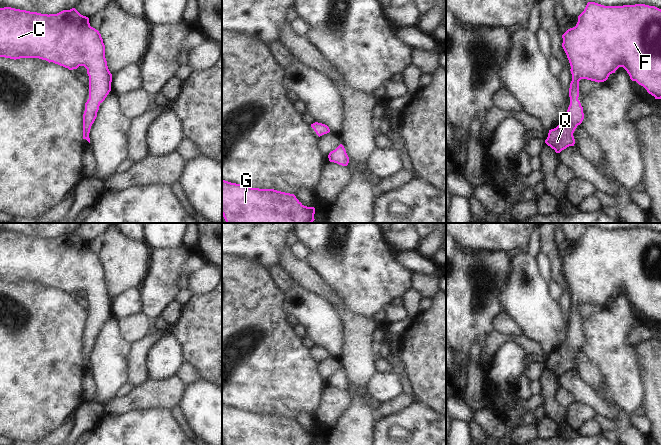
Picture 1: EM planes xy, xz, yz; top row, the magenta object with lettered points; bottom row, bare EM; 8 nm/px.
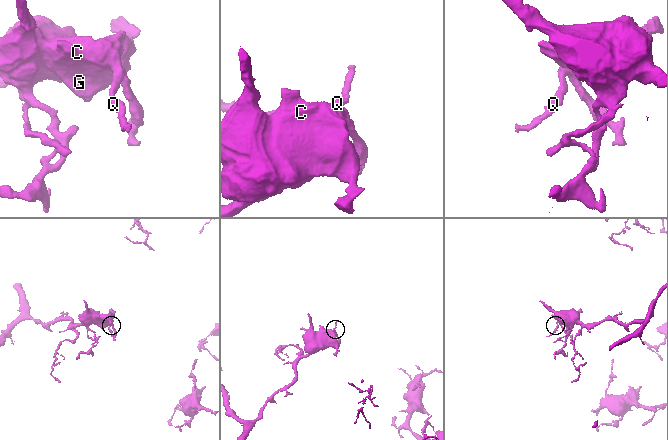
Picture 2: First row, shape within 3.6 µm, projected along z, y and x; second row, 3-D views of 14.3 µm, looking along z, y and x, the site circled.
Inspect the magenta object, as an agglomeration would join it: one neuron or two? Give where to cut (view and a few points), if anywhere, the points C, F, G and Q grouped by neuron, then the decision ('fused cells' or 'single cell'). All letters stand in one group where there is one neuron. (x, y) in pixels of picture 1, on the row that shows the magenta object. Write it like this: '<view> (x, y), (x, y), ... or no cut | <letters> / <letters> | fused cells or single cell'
no cut | C F G Q | single cell

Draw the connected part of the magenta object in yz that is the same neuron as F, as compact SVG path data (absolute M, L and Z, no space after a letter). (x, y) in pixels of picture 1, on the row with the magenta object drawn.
M588 2L578 16L576 26L568 29L562 38L572 81L566 117L556 128L549 130L545 140L556 153L574 146L573 133L584 119L583 107L578 100L581 79L604 82L610 74L623 67L632 81L643 86L655 99L661 99L661 9L645 4L604 6Z

